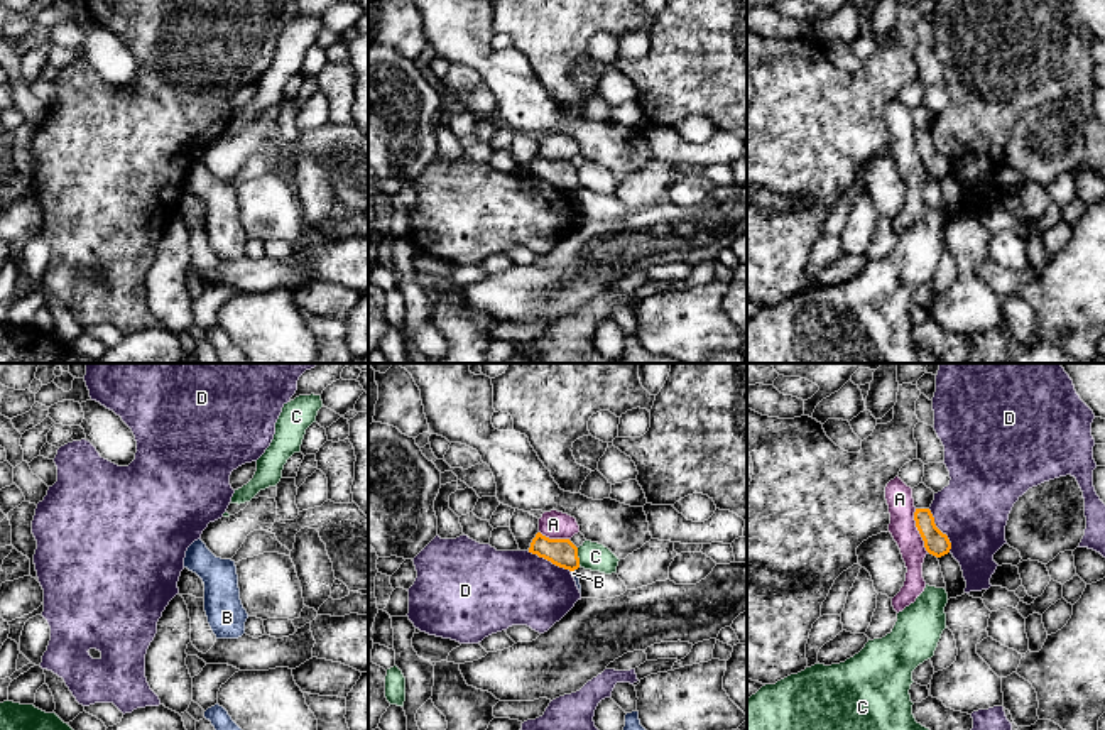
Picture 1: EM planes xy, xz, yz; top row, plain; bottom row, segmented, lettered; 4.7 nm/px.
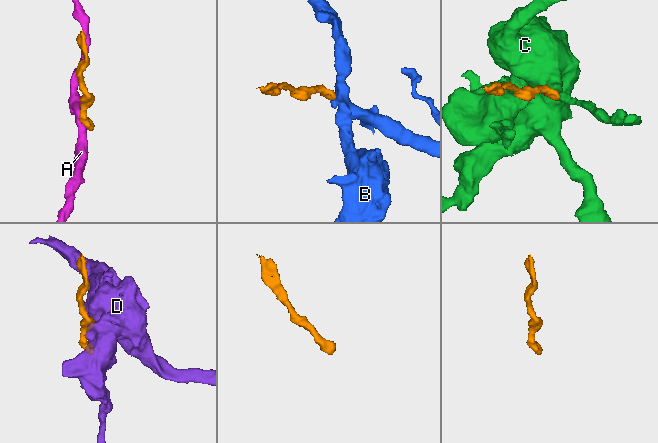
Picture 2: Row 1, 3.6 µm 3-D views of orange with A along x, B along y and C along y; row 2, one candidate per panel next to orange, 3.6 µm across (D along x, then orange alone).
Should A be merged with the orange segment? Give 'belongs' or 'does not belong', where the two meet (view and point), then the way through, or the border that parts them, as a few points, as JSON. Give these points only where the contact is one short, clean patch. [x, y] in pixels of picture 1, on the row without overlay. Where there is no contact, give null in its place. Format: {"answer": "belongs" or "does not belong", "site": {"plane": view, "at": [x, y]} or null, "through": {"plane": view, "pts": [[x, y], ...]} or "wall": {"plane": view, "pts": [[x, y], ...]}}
{"answer": "does not belong", "site": {"plane": "yz", "at": [918, 151]}, "wall": {"plane": "yz", "pts": [[914, 130], [914, 147], [928, 173]]}}

